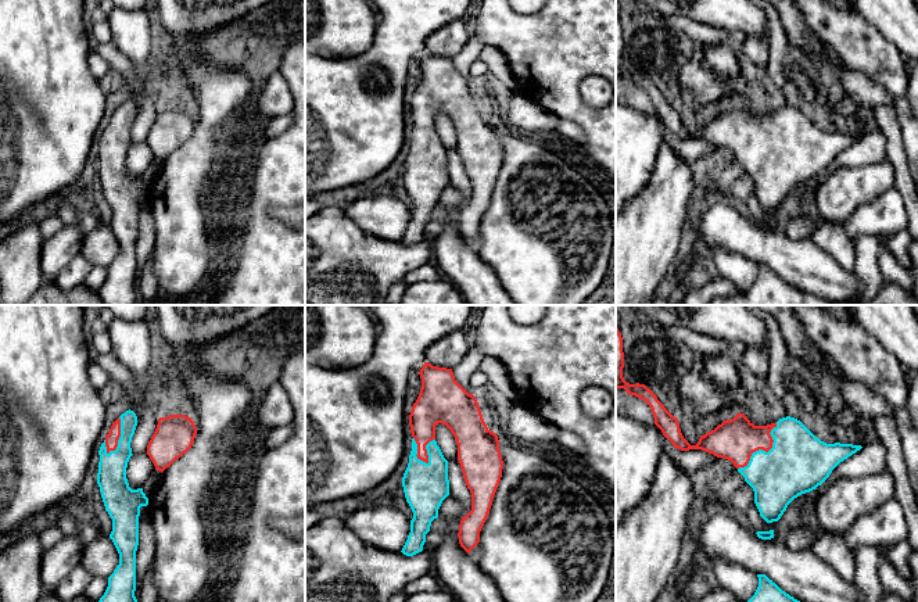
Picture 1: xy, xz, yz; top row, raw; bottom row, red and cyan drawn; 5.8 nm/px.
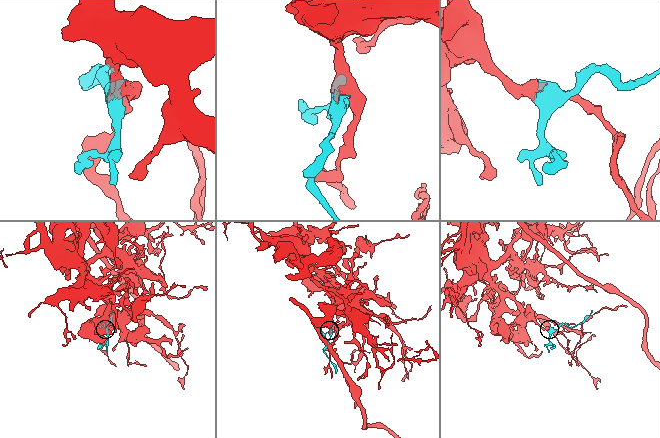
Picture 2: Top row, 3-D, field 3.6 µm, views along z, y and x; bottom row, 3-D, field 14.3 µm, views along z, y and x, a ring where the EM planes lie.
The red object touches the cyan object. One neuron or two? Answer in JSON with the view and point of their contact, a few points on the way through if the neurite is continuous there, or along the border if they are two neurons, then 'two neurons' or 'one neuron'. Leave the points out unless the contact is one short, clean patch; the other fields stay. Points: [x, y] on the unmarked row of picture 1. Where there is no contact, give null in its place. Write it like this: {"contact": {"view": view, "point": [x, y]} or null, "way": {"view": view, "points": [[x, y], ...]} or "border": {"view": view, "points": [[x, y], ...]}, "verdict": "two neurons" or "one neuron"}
{"contact": {"view": "yz", "point": [764, 139]}, "verdict": "one neuron"}

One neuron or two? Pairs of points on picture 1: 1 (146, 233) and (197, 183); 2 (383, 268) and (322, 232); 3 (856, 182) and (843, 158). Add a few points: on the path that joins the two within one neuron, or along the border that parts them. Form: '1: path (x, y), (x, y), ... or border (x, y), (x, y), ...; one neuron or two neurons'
1: border (149, 210), (154, 219), (153, 251); two neurons
2: path (368, 265), (358, 257), (347, 257), (337, 247); one neuron
3: border (879, 162), (838, 167), (820, 182); two neurons

